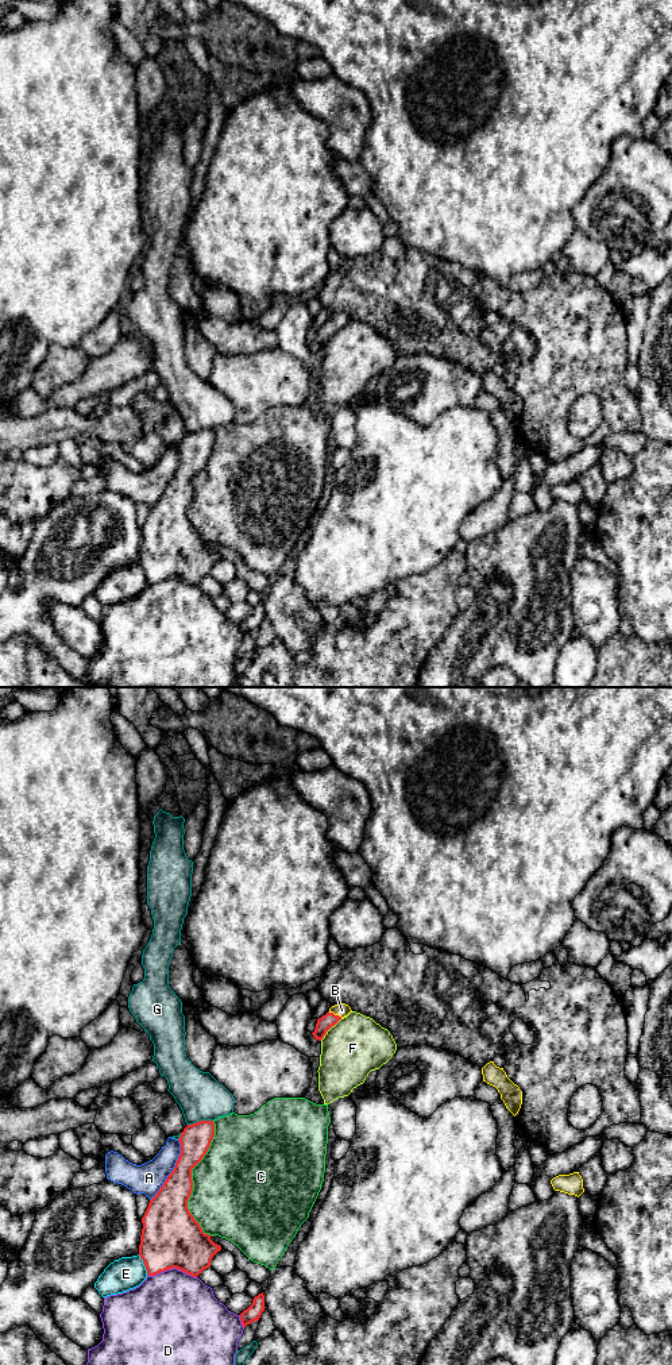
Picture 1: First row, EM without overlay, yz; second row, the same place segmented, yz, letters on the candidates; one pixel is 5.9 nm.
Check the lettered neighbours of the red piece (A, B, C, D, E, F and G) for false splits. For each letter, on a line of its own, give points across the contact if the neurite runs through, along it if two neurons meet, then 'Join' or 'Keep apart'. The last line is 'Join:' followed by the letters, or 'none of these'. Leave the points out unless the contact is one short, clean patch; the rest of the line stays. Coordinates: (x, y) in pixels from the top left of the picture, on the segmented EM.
A: Keep apart
B: Path across: yz (325, 1022), (333, 1014), (342, 1010). Join
C: Keep apart
D: Keep apart
E: Keep apart
F: Keep apart
G: Keep apart
Join: B

